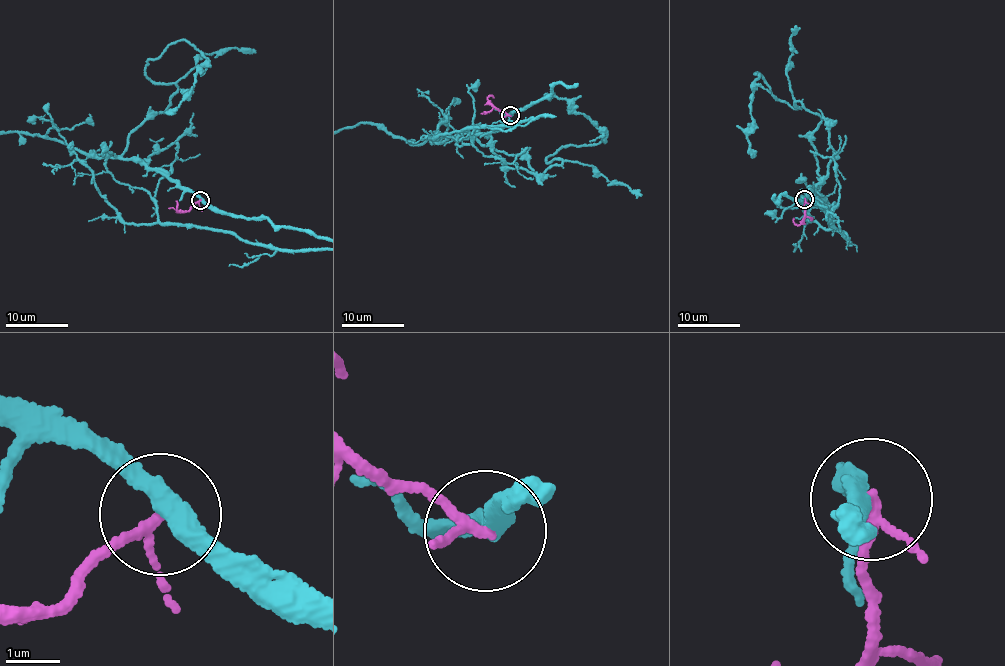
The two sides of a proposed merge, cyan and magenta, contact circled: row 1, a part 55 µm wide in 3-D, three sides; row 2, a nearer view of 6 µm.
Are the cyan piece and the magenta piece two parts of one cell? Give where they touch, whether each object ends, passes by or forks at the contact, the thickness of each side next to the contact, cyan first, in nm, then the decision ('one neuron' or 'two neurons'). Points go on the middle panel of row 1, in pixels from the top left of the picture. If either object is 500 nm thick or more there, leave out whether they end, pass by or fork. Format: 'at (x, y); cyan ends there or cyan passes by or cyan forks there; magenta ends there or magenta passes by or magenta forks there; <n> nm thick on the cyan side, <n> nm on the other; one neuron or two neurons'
at (510, 115); cyan passes by; magenta passes by; 340 nm thick on the cyan side, 150 nm on the other; two neurons

